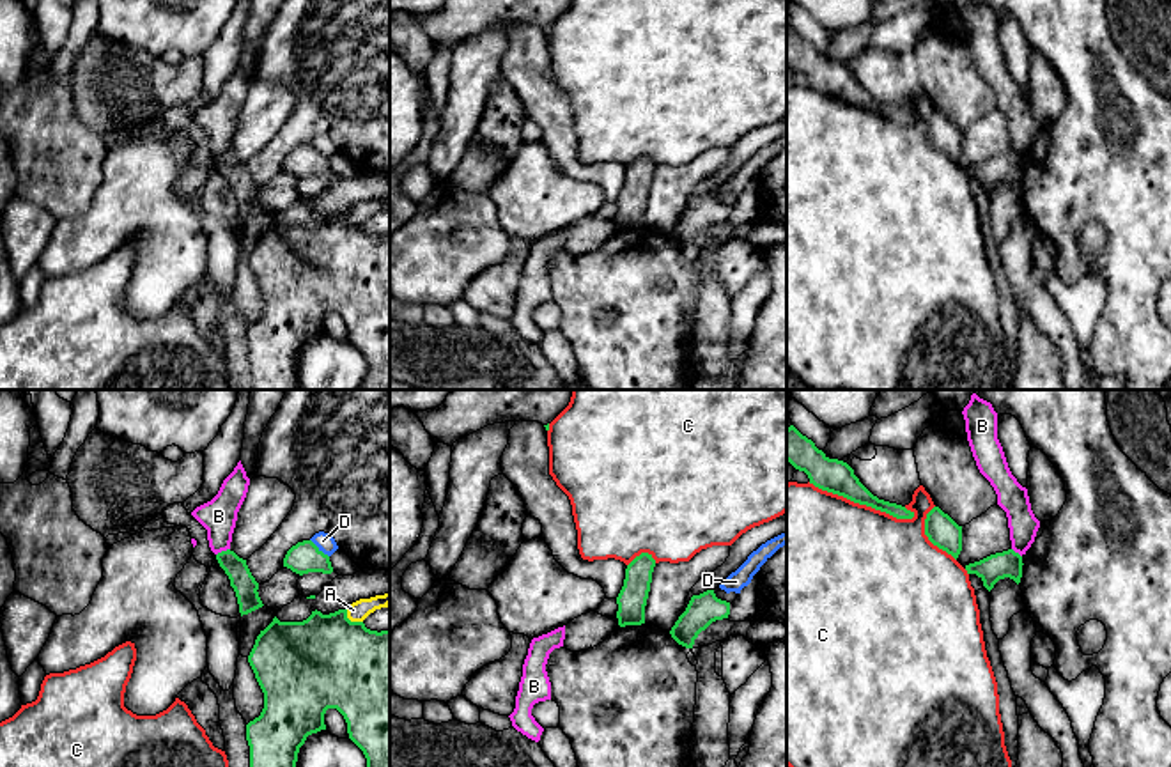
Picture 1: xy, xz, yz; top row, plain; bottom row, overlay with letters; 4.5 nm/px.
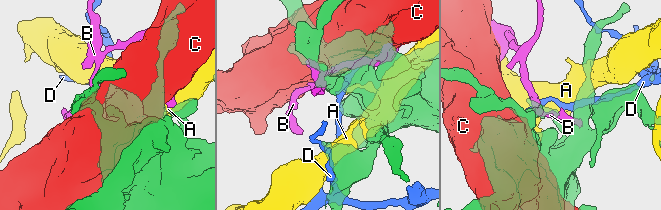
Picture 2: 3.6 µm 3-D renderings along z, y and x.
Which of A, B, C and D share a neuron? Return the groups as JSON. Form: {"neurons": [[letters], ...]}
{"neurons": [["A"], ["B"], ["C"], ["D"]]}

